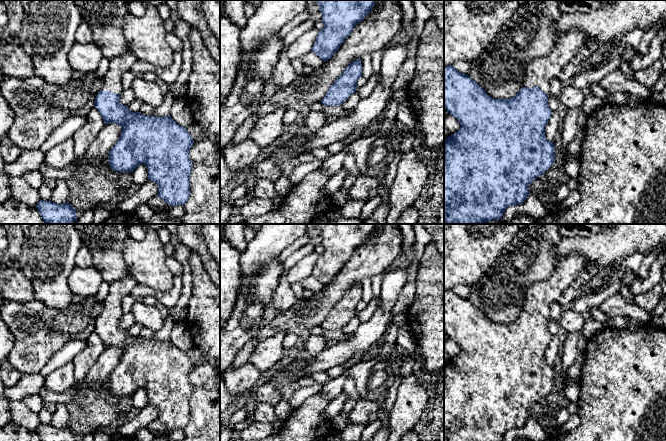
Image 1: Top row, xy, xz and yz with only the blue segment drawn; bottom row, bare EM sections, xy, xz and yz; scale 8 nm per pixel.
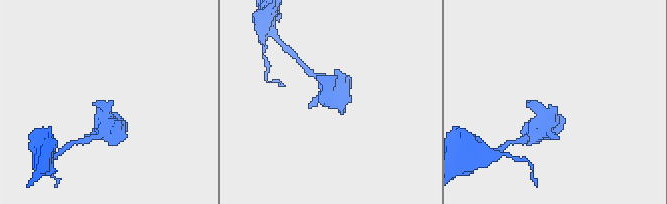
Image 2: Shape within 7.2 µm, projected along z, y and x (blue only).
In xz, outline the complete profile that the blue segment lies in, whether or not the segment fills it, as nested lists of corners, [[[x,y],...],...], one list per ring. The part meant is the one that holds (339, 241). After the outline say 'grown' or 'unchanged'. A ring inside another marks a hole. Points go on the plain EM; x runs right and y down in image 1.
[[[315,224],[320,230],[324,251],[318,256],[312,276],[324,286],[329,284],[350,259],[353,252],[364,244],[374,231],[377,224]]]; unchanged

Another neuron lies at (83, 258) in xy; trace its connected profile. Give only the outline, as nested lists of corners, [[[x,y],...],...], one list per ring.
[[[82,246],[75,257],[77,267],[89,267],[93,265],[92,256],[86,246]]]

